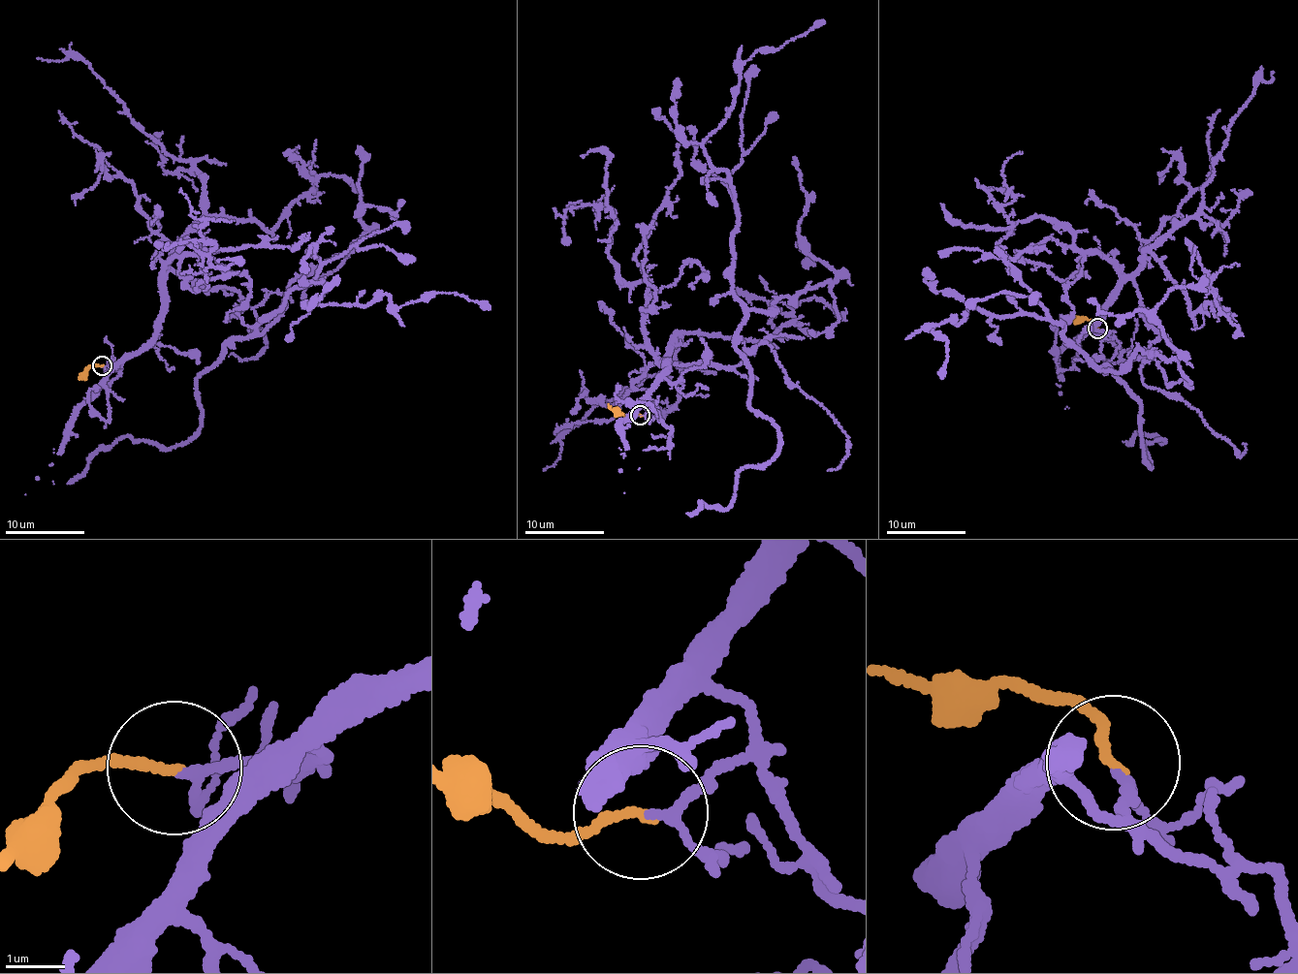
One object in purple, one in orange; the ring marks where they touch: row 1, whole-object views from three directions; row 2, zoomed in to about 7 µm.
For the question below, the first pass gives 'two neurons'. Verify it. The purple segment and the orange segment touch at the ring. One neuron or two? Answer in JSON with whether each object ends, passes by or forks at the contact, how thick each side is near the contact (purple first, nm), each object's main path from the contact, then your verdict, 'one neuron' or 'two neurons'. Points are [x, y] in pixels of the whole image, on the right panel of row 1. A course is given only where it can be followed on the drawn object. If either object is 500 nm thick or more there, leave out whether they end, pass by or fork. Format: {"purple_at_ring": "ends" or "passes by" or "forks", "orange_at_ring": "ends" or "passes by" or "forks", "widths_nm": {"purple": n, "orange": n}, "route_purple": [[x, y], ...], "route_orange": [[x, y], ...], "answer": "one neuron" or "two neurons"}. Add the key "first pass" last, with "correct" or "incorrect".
{"purple_at_ring": "passes by", "orange_at_ring": "ends", "widths_nm": {"purple": 120, "orange": 150}, "route_purple": [[1097, 329], [1120, 270], [1049, 239], [997, 251], [1141, 405], [1145, 464], [1147, 443], [1164, 442], [1123, 441]], "route_orange": [[1097, 328], [1094, 320], [1065, 316]], "answer": "one neuron", "first pass": "incorrect"}

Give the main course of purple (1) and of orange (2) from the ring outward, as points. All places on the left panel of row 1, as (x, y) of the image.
1: (102, 366), (154, 333), (172, 259), (320, 241), (313, 281), (197, 379), (197, 436), (127, 436), (67, 484)
2: (102, 365), (90, 365), (80, 378)

